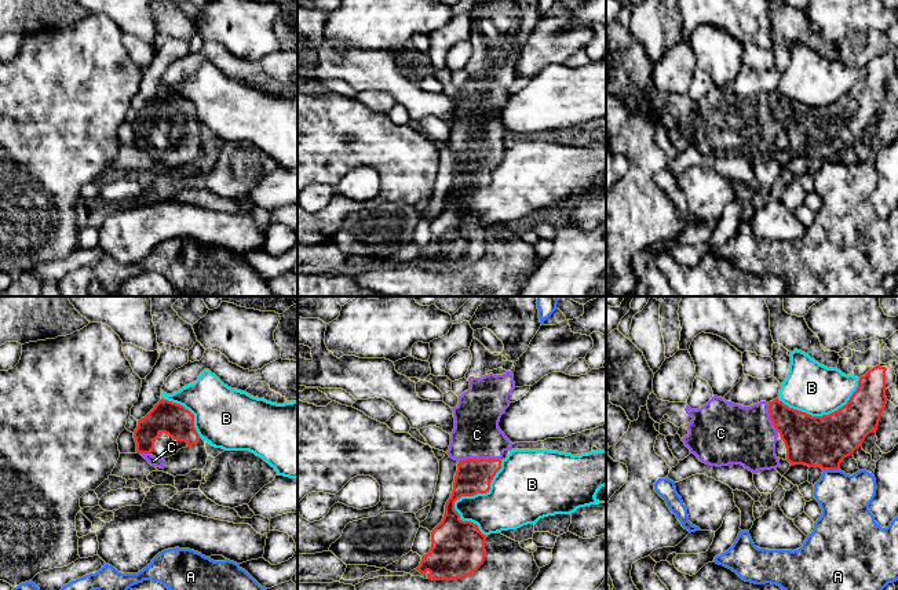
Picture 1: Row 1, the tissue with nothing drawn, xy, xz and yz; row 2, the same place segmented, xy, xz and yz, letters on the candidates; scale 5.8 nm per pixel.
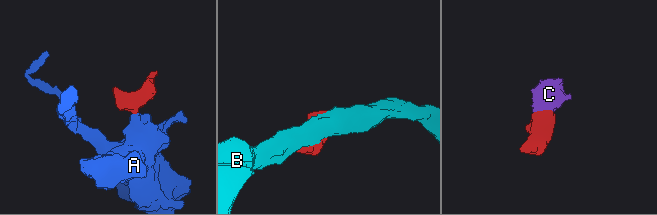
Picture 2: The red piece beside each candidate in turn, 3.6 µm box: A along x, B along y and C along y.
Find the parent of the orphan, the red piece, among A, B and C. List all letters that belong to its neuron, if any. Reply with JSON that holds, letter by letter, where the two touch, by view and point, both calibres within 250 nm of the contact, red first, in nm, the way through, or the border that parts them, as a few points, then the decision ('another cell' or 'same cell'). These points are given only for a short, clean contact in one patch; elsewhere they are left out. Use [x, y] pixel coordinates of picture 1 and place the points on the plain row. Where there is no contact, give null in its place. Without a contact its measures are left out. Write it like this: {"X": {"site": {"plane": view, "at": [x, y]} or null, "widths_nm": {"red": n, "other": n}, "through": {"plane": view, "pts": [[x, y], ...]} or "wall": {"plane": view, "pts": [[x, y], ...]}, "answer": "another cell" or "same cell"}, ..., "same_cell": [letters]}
{"A": {"site": {"plane": "yz", "at": [831, 160]}, "widths_nm": {"red": 300, "other": 300}, "wall": {"plane": "yz", "pts": [[839, 159], [824, 161]]}, "answer": "another cell"}, "B": {"site": {"plane": "xz", "at": [464, 186]}, "widths_nm": {"red": 220, "other": 280}, "answer": "another cell"}, "C": {"site": {"plane": "xz", "at": [479, 150]}, "widths_nm": {"red": 200, "other": 280}, "through": {"plane": "xz", "pts": [[474, 167], [479, 150], [477, 126]]}, "answer": "same cell"}, "same_cell": ["C"]}

